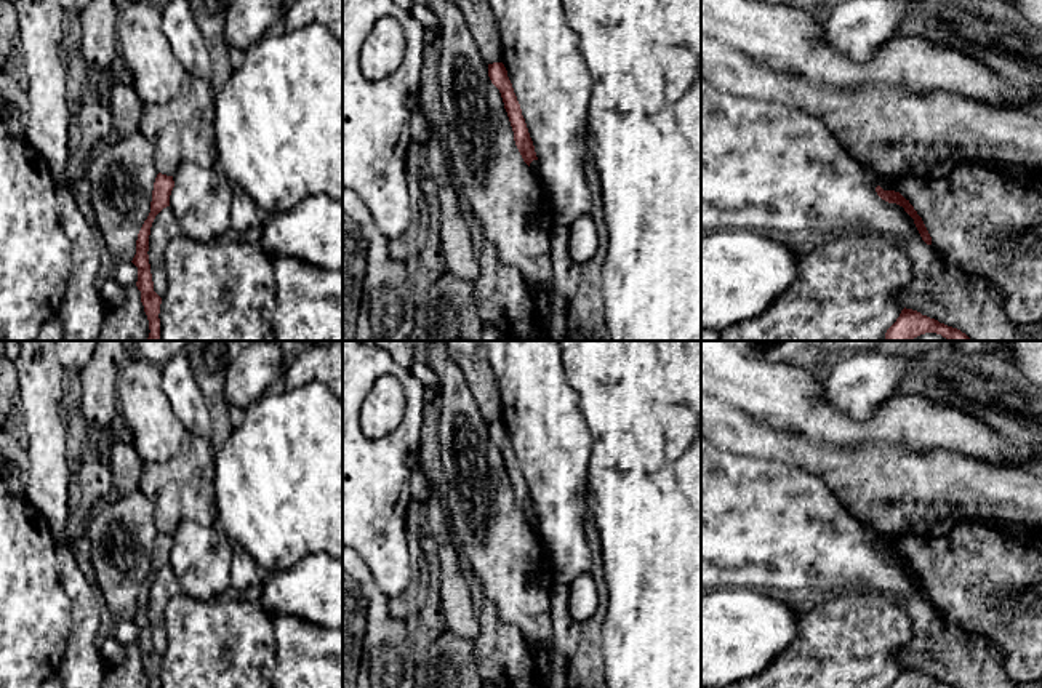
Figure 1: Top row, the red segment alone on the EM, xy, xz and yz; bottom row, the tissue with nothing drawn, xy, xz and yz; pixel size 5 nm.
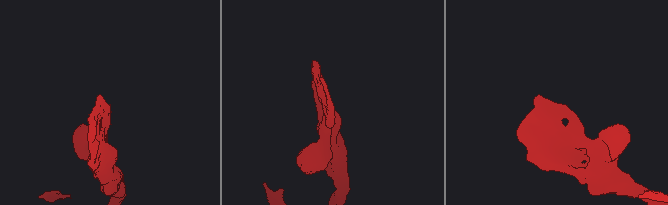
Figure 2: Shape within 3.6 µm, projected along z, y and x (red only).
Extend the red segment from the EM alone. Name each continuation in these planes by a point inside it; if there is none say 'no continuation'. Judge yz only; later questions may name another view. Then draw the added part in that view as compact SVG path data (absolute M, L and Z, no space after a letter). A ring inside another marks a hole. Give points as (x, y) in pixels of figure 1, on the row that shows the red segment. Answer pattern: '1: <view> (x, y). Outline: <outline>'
no continuation

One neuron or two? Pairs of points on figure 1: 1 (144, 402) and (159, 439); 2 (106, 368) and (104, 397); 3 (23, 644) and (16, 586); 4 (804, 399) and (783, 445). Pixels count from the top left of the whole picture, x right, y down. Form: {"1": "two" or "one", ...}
{"1": "one", "2": "one", "3": "one", "4": "two"}

